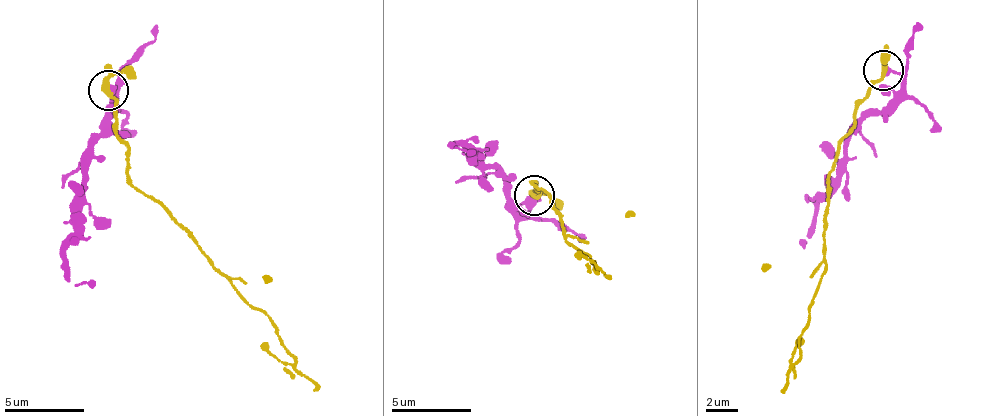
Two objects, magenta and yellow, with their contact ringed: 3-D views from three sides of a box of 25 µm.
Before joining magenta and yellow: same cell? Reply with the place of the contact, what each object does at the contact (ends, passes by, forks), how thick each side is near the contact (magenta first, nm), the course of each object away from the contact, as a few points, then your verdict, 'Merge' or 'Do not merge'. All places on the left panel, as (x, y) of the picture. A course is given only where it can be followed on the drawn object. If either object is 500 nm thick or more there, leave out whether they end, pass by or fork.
Place: (108, 90). At the ring magenta ends. At the ring yellow passes by. Thickness 360 nm (magenta) against 300 nm. Course of magenta: (110, 91), (113, 107), (93, 151), (86, 200), (66, 246), (71, 279), (94, 280). Course of yellow: (110, 91), (127, 175), (269, 318), (292, 364), (271, 356), (262, 342). Do not merge

